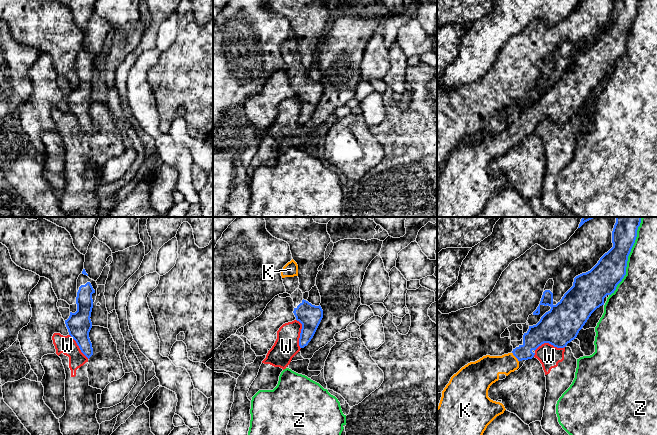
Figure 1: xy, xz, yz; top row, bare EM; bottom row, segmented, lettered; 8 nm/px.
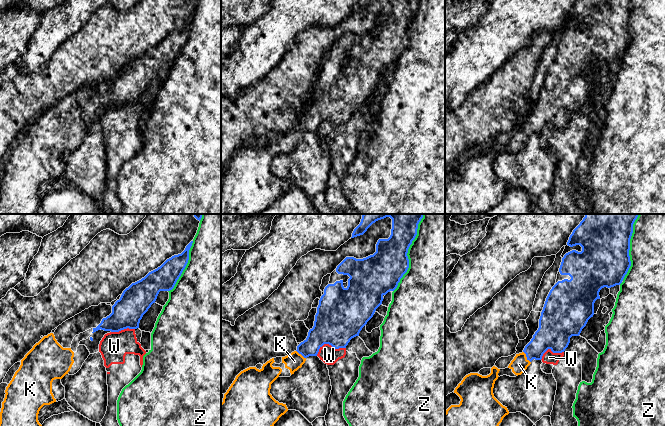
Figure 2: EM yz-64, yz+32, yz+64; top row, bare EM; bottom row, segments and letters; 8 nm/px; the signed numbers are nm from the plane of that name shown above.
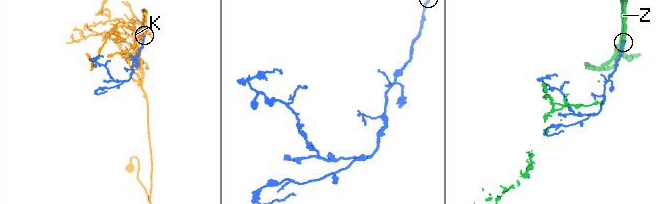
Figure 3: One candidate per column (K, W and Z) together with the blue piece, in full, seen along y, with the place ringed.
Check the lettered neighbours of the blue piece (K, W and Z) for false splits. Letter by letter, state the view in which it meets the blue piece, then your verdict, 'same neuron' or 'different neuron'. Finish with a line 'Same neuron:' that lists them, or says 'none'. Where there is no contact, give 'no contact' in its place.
K: meets blue in yz; same neuron
W: meets blue in yz; different neuron
Z: meets blue in yz; different neuron
Same neuron: K

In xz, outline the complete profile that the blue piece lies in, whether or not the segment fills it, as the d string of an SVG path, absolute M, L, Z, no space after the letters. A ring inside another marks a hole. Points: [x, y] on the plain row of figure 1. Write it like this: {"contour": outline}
{"contour": "M306 76L294 84L293 87L296 96L302 100L302 105L299 114L300 124L304 124L313 114L322 94L323 86L321 82L315 82Z"}

